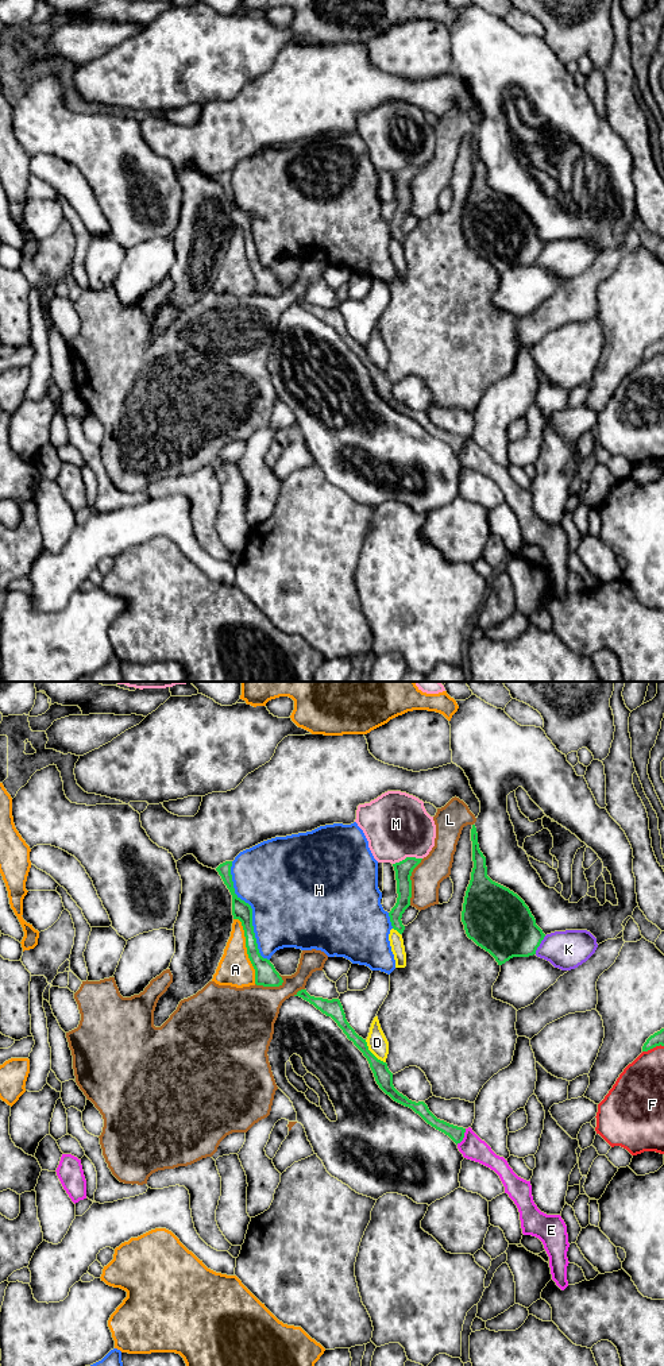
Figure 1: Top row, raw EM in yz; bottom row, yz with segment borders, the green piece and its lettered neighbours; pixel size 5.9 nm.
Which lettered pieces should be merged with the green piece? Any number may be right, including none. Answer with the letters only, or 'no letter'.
no letter

